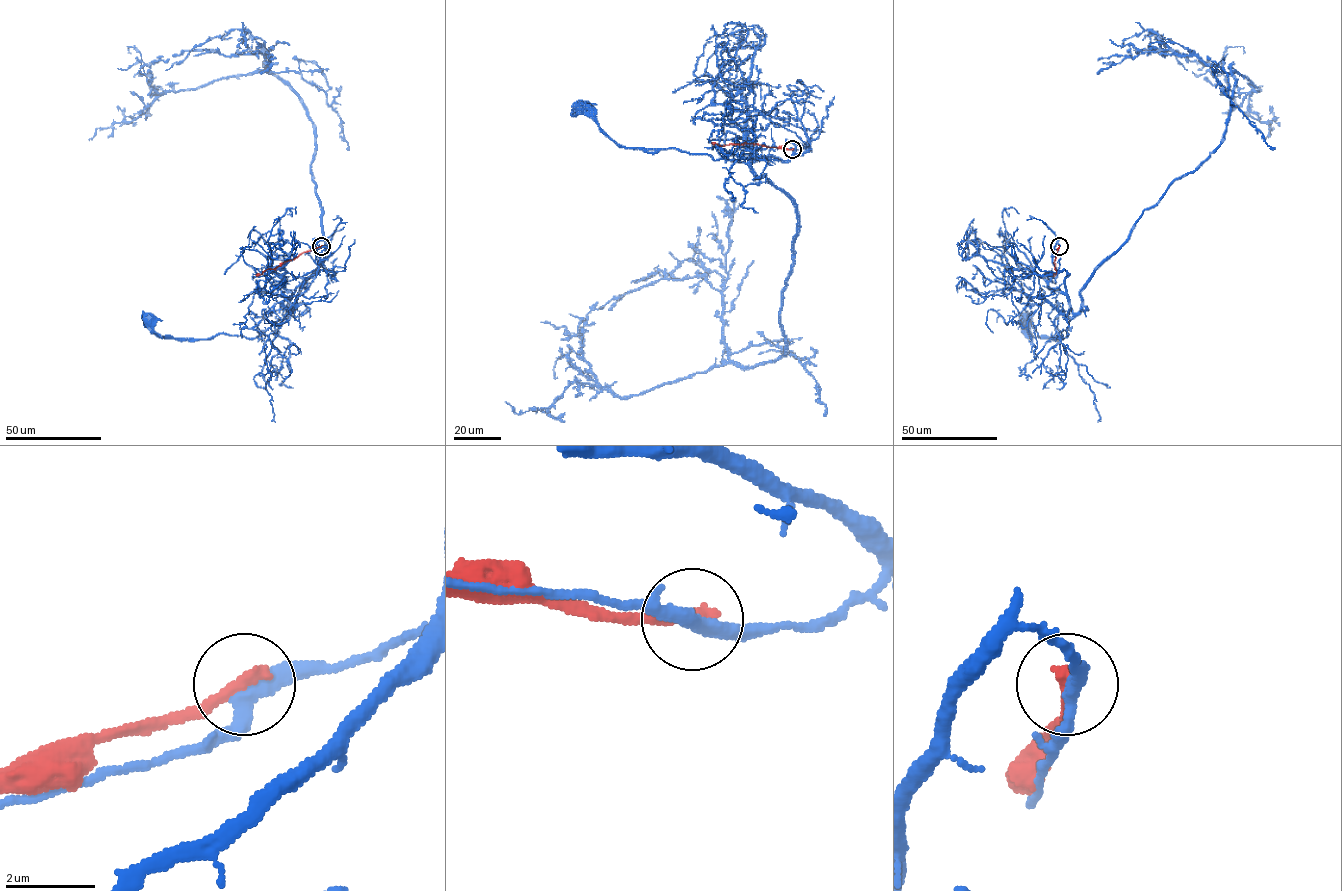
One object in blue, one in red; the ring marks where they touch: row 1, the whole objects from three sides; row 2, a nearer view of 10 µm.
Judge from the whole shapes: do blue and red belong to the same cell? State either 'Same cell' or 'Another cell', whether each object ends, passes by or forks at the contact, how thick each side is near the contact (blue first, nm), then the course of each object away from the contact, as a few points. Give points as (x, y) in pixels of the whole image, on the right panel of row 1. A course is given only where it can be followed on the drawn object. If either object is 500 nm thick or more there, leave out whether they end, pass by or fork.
Another cell. At the ring blue passes by. At the ring red ends. Thickness 360 nm (blue) against 320 nm. Course of blue: (1059, 246), (1052, 259), (1068, 274), (1066, 295), (1073, 316), (1068, 335), (1034, 337), (1025, 317). Course of red: (1059, 246), (1054, 262), (1056, 273), (1053, 274)

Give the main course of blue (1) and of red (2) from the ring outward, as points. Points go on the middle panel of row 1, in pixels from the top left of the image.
1: (792, 149), (802, 146), (786, 140), (795, 147), (787, 160), (762, 157), (750, 166), (627, 148), (579, 107)
2: (792, 149), (758, 144), (720, 146), (711, 142)

